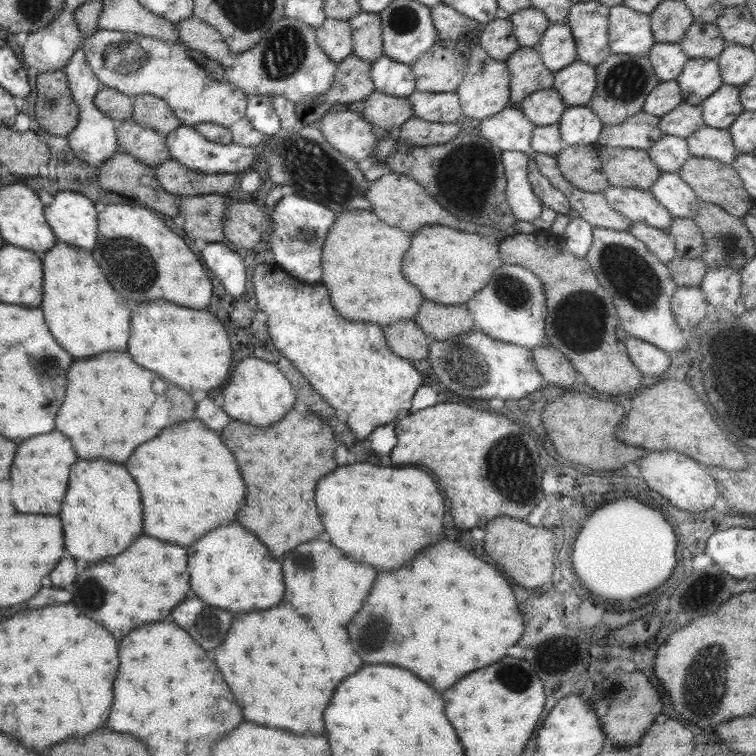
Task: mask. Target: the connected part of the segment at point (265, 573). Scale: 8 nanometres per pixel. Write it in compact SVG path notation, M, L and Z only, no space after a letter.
M237 524L220 526L205 532L186 551L189 593L207 605L228 612L267 610L283 598L281 564L275 562L263 544Z

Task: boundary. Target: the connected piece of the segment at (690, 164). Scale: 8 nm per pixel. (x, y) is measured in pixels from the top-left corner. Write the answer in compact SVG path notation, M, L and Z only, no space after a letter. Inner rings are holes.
M689 156L676 172L701 202L722 208L727 214L742 218L751 208L752 199L743 188L741 179L731 165L717 160Z

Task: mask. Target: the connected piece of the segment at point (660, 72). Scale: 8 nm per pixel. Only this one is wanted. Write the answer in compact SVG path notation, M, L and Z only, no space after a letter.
M654 43L647 57L658 83L675 80L688 59L678 44L669 43Z

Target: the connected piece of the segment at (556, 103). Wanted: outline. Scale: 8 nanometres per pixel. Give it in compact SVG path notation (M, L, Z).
M553 88L532 92L518 103L518 108L537 127L559 122L561 113L567 108L559 93Z

